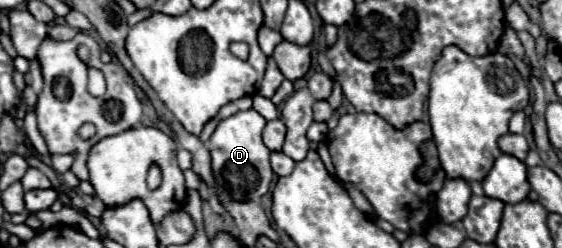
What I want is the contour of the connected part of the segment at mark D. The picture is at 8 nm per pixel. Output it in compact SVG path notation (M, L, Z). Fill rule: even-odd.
M251 108L251 110L237 112L237 114L221 120L209 138L213 174L233 200L259 202L261 196L269 190L273 170L269 164L269 150L265 148L265 144L261 140L263 126L265 126L265 118Z

